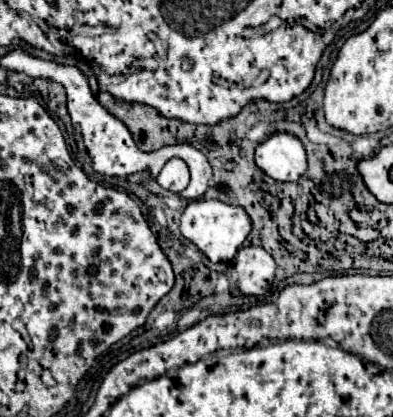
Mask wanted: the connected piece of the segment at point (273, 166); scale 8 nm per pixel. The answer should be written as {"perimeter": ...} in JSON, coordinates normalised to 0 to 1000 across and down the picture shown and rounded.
{"perimeter":[[[692,319],[651,353],[651,396],[702,434],[758,434],[779,415],[779,362],[743,319]]]}

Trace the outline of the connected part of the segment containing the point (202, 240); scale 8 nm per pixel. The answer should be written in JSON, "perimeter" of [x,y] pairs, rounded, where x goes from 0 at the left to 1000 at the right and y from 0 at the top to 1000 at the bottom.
{"perimeter":[[[489,482],[473,492],[463,525],[458,525],[458,554],[473,573],[483,573],[539,631],[555,626],[590,626],[621,583],[621,573],[641,554],[641,530],[631,511],[606,492],[575,492],[565,482]]]}

